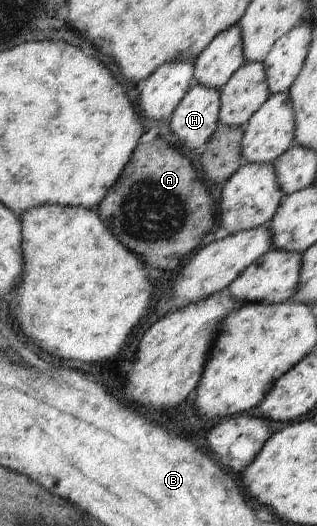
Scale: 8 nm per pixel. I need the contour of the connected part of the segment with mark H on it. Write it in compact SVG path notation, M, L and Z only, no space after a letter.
M195 83L172 112L169 128L188 149L202 149L219 124L221 90Z

